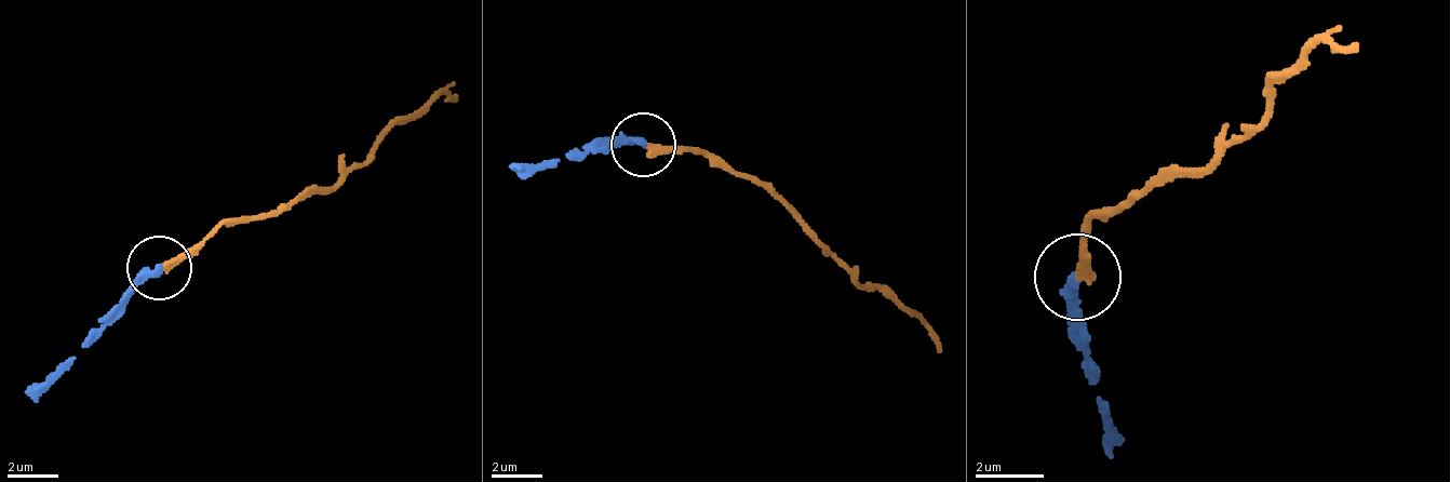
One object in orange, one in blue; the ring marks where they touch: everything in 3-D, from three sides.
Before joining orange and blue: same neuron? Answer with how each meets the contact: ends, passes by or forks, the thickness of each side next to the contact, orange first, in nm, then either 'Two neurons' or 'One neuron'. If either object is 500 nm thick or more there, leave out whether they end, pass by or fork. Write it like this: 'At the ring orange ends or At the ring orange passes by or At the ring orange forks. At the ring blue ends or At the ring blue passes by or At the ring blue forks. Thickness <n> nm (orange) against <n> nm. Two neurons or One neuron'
At the ring orange ends. At the ring blue ends. Thickness 280 nm (orange) against 320 nm. One neuron

